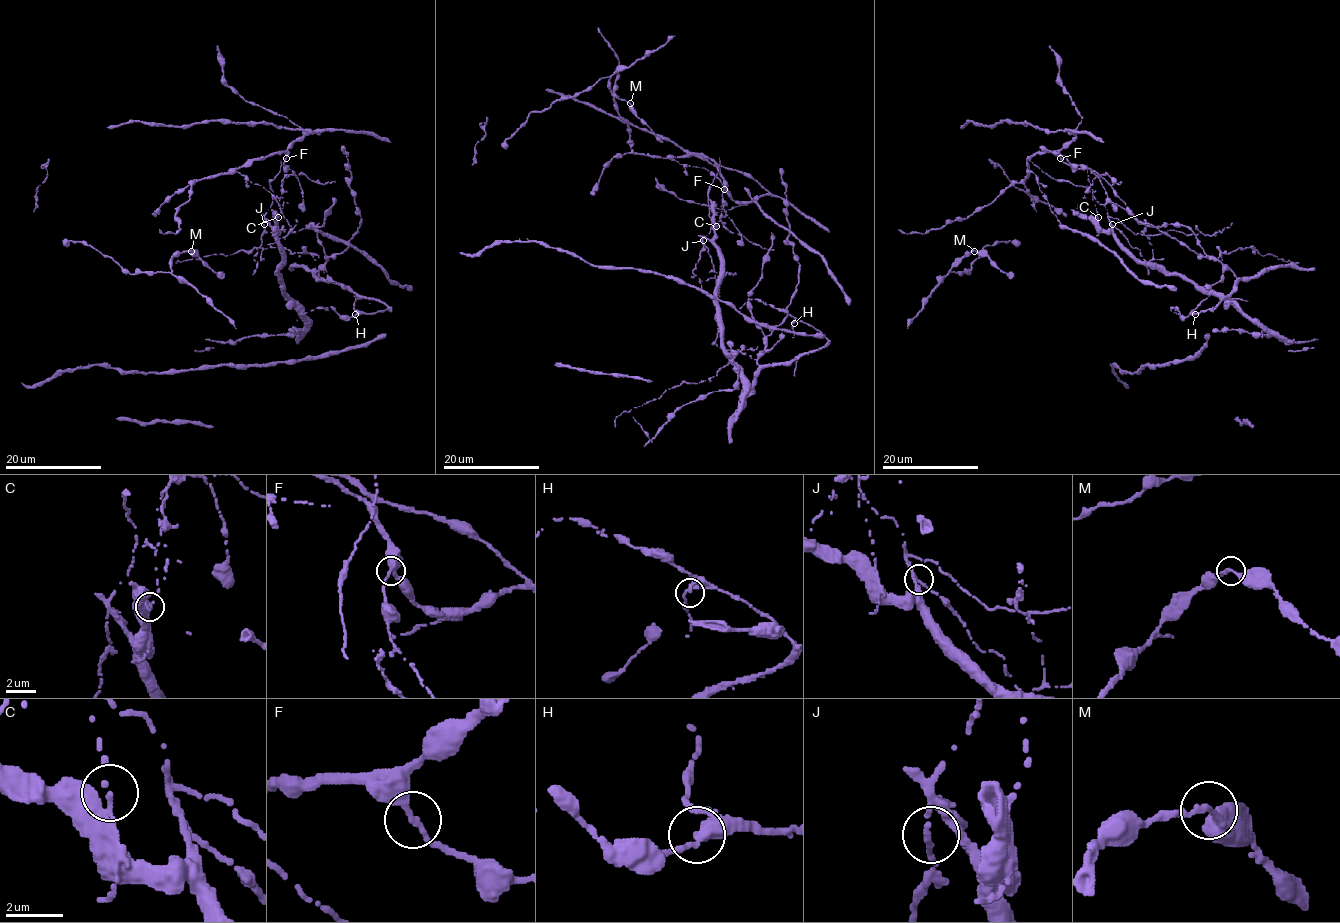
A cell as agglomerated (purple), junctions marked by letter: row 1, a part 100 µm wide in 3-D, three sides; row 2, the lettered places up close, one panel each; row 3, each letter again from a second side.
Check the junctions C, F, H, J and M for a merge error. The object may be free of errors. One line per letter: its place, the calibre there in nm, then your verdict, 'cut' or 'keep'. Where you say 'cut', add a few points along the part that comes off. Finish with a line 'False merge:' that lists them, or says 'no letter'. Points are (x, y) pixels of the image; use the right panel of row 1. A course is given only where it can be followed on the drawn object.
C: place (1098, 217); calibre 180 nm; cut; course (1098, 217), (1089, 187), (1096, 176), (1107, 174), (1119, 185), (1121, 182)
F: place (1060, 158); calibre 240 nm; keep
H: place (1195, 314); calibre 200 nm; keep
J: place (1112, 224); calibre 180 nm; keep
M: place (974, 251); calibre 240 nm; keep
False merge: C

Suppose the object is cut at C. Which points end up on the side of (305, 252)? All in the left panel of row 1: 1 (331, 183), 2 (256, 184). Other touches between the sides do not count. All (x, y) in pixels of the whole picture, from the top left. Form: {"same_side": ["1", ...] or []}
{"same_side": ["2"]}

